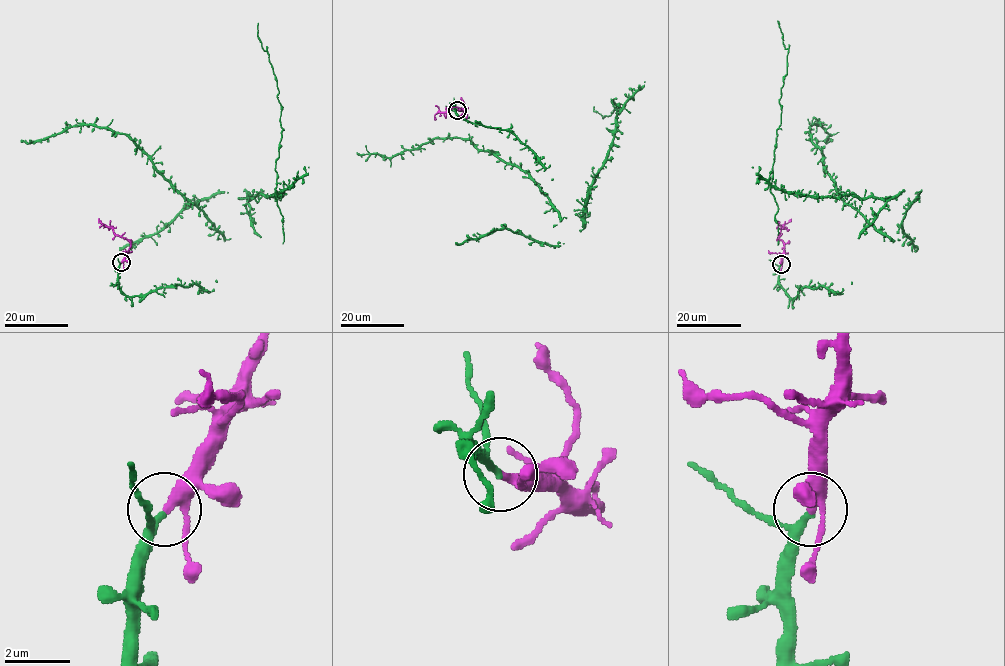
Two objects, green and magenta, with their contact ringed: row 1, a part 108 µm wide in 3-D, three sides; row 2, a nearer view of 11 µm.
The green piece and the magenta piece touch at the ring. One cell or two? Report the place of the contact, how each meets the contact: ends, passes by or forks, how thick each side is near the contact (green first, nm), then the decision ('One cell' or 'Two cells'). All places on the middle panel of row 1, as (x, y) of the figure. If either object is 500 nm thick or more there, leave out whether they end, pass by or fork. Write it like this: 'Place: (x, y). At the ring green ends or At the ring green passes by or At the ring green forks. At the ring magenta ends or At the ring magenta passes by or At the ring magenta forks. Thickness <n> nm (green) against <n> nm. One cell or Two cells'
Place: (457, 110). At the ring green passes by. At the ring magenta passes by. Thickness 190 nm (green) against 280 nm. One cell

